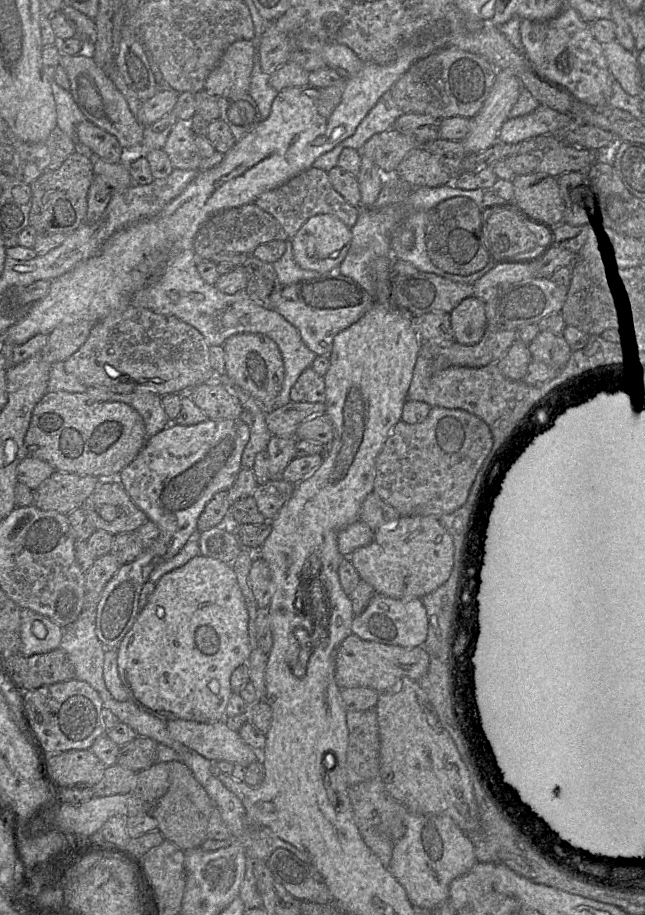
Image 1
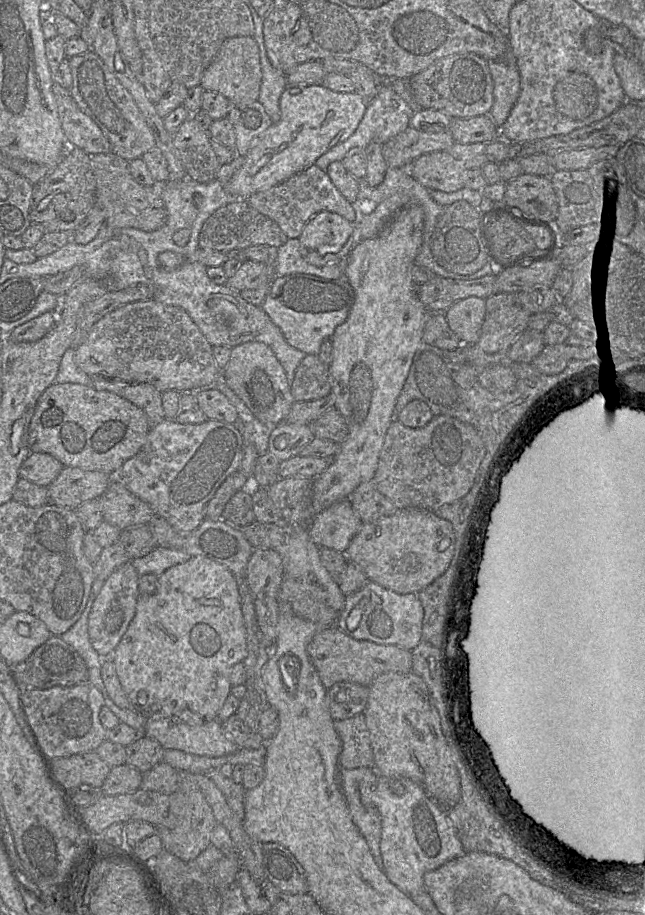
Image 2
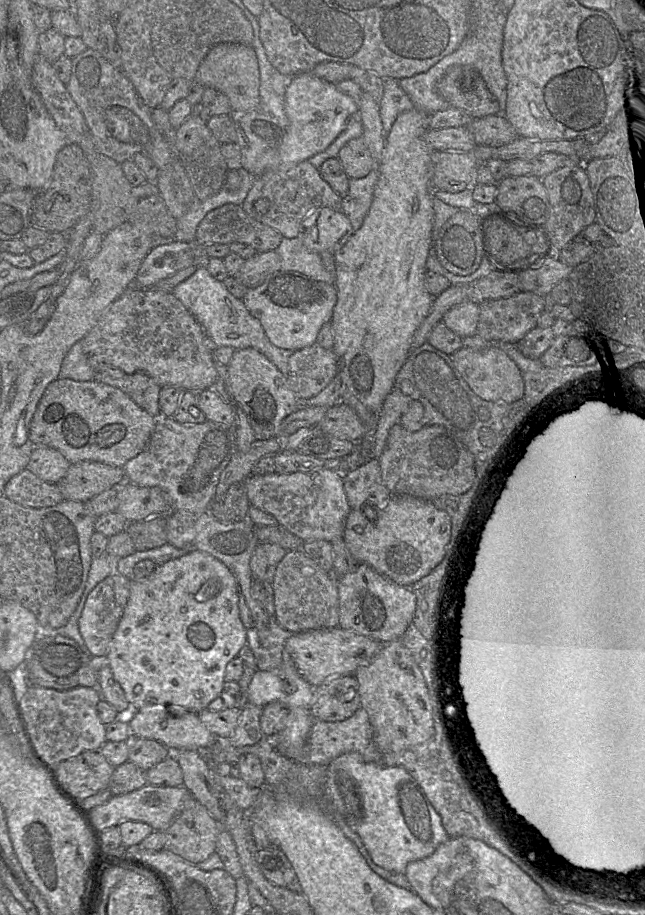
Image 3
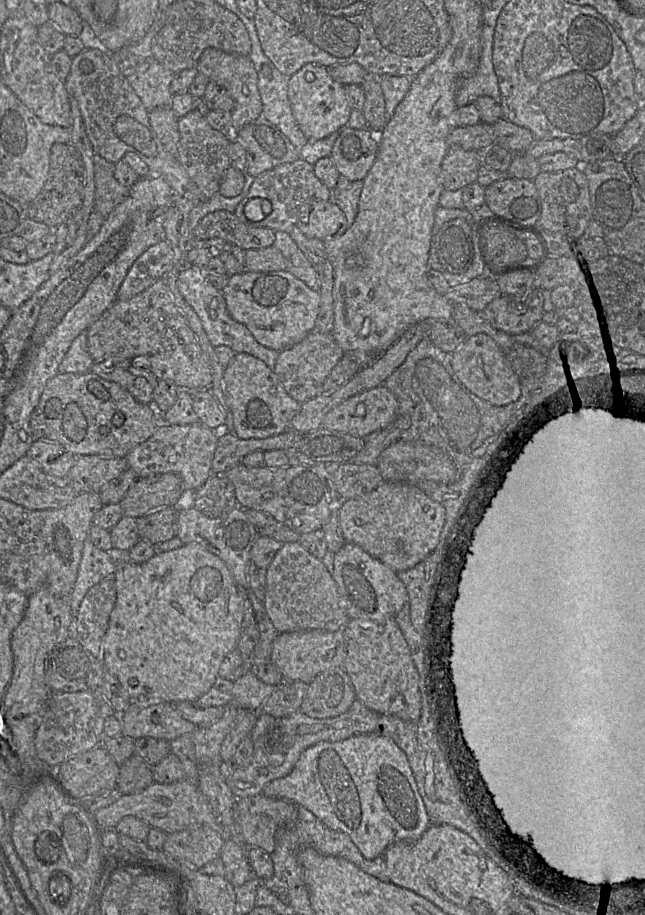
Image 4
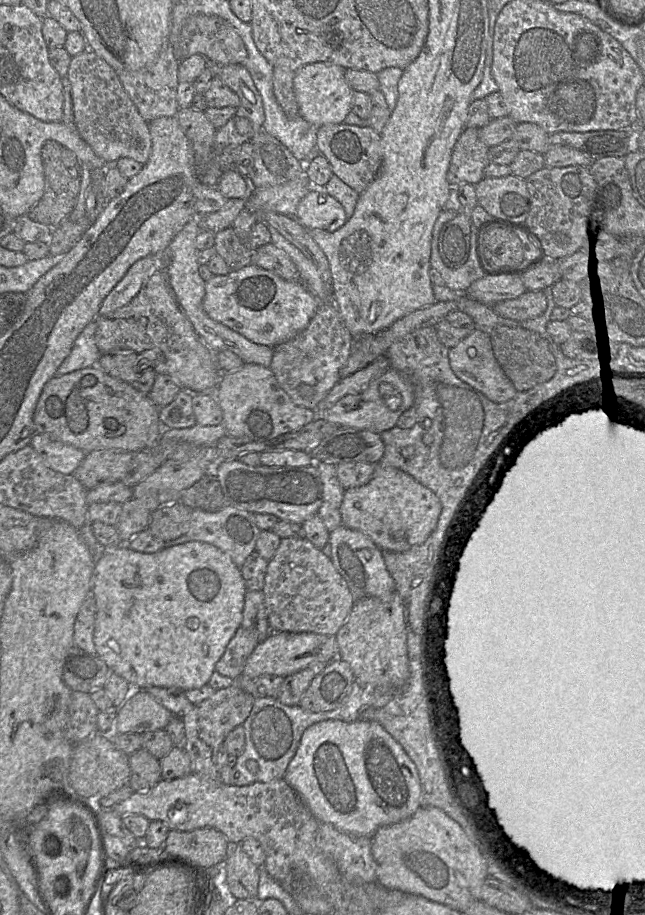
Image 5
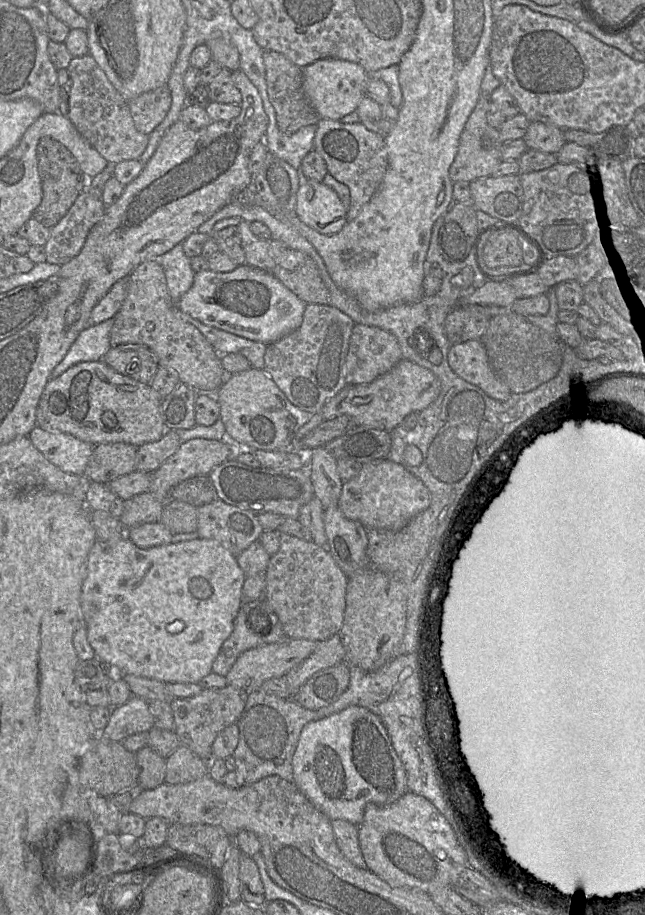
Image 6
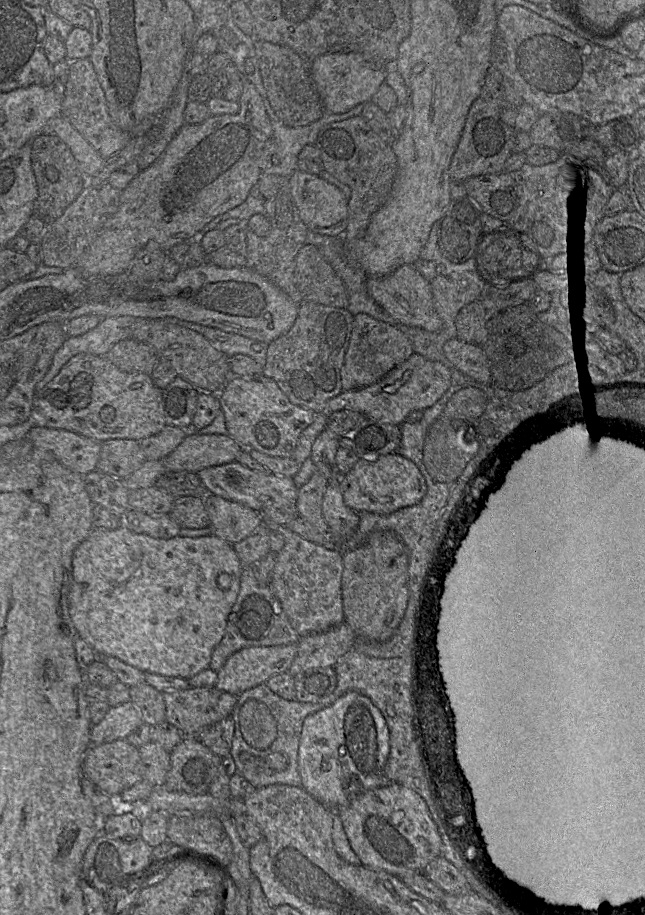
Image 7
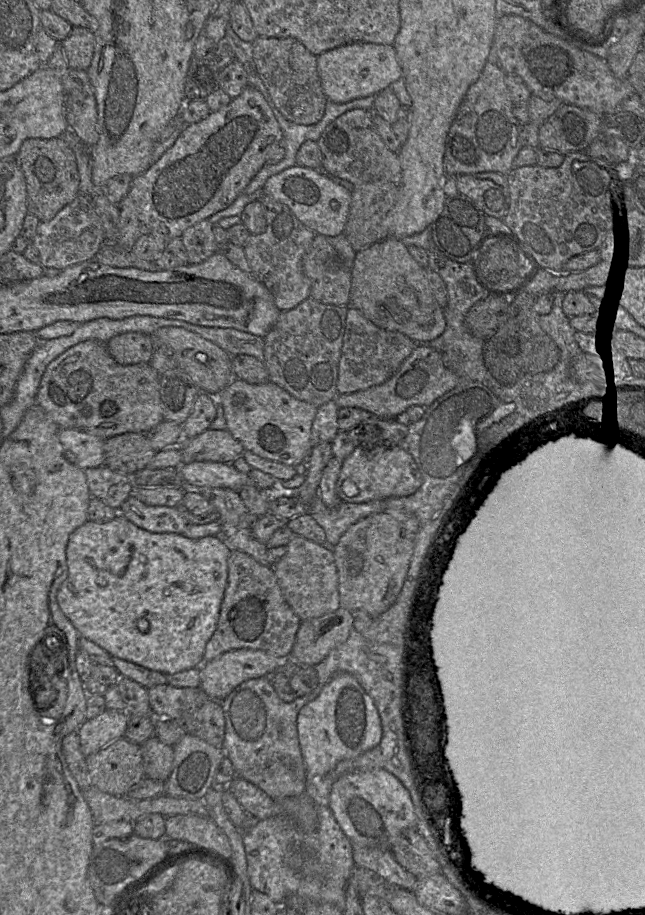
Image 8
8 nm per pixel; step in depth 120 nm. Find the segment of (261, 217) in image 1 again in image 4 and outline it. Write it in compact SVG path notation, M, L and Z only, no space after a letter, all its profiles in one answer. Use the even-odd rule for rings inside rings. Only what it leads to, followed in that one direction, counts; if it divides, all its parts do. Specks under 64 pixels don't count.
M217 210L204 216L193 231L200 240L219 238L242 250L257 250L273 246L275 231L264 227L251 227L241 222L235 213Z

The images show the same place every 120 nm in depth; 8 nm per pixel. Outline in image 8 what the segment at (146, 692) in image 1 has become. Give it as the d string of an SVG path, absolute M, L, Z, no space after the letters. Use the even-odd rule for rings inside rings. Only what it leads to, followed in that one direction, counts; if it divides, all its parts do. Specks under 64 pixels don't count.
M120 513L108 521L88 520L76 528L69 536L66 547L68 576L59 587L56 595L57 602L62 612L78 631L79 636L94 642L112 657L117 657L163 674L175 674L191 668L197 668L204 663L205 646L217 626L221 603L227 586L227 561L231 550L232 548L222 536L206 536L191 539L183 534L152 533L139 528Z

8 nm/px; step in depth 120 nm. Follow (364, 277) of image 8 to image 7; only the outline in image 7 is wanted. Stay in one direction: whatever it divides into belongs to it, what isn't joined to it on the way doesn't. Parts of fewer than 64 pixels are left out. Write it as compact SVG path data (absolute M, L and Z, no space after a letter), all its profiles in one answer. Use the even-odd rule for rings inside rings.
M403 265L384 277L368 277L366 289L370 297L381 306L397 323L436 332L442 326L437 315L431 284L417 270L415 265Z

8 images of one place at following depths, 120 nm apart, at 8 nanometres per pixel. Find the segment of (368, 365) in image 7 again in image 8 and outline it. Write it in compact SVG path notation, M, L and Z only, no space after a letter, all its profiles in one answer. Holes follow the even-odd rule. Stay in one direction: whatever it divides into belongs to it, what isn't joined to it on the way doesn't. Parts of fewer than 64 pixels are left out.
M348 307L338 366L338 394L354 393L382 384L398 370L415 346L416 343L404 334L381 329L357 309Z

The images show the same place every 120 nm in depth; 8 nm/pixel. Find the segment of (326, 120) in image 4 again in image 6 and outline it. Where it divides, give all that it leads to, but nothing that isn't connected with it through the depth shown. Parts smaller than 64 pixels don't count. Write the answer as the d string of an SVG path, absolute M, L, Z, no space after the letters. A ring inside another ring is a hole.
M324 58L302 68L303 90L321 118L340 120L357 110L361 99L366 95L369 74L357 63Z

